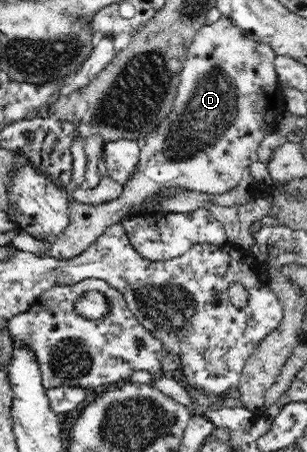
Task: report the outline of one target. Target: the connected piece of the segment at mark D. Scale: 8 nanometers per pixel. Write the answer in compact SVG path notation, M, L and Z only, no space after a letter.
M221 16L217 22L202 26L188 48L173 109L153 132L147 134L144 146L140 149L136 175L123 186L121 194L109 202L87 205L70 197L69 220L61 236L57 236L57 240L49 245L46 255L57 260L75 258L85 252L109 225L123 222L124 218L131 214L129 208L145 204L149 198L163 190L179 187L185 191L225 194L235 189L249 165L258 161L258 148L265 135L275 132L275 126L287 112L275 60L276 50L273 50L272 46L267 42L248 38L243 29L227 16Z

